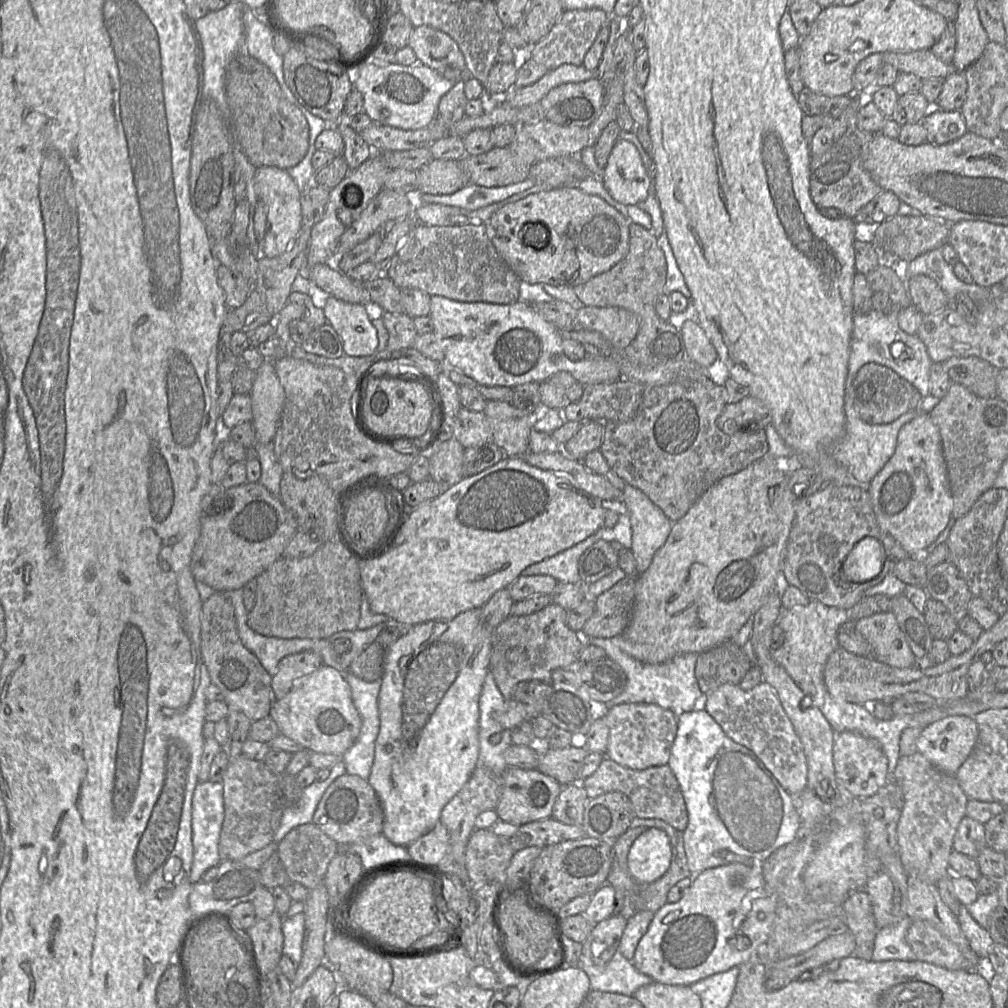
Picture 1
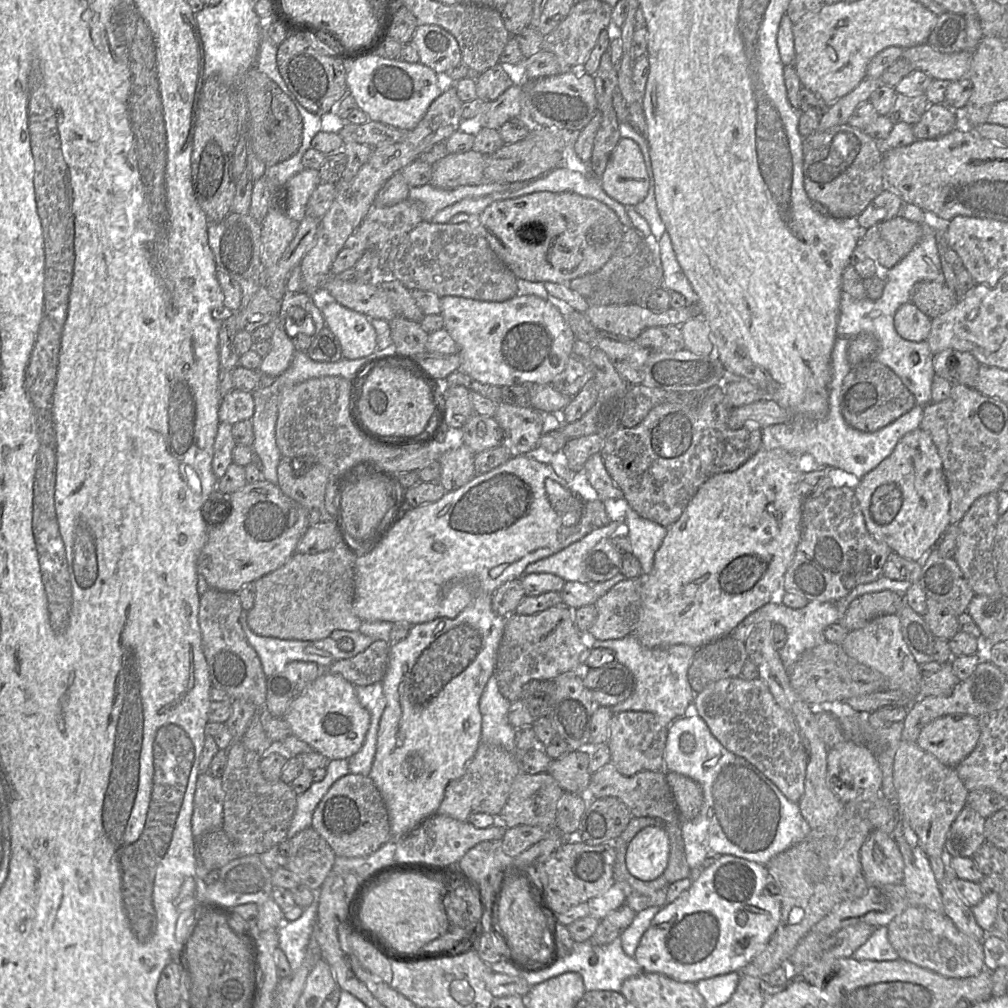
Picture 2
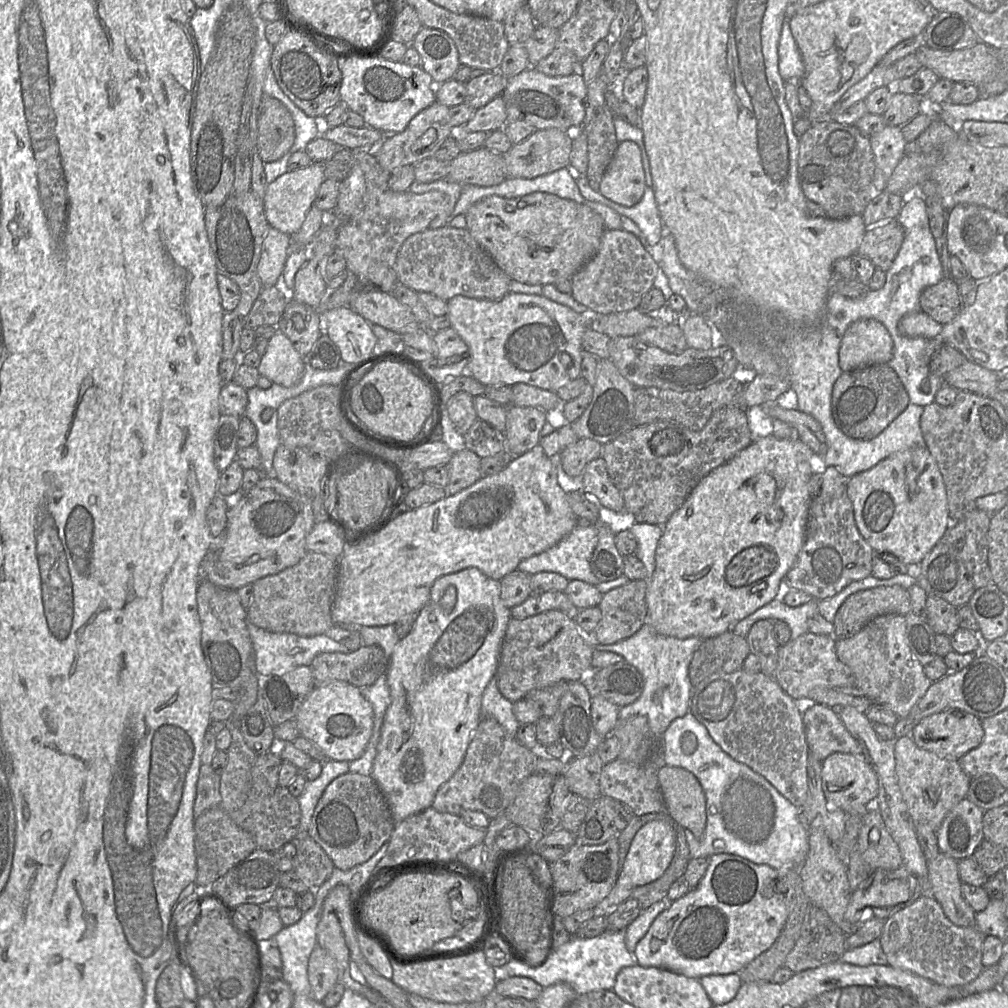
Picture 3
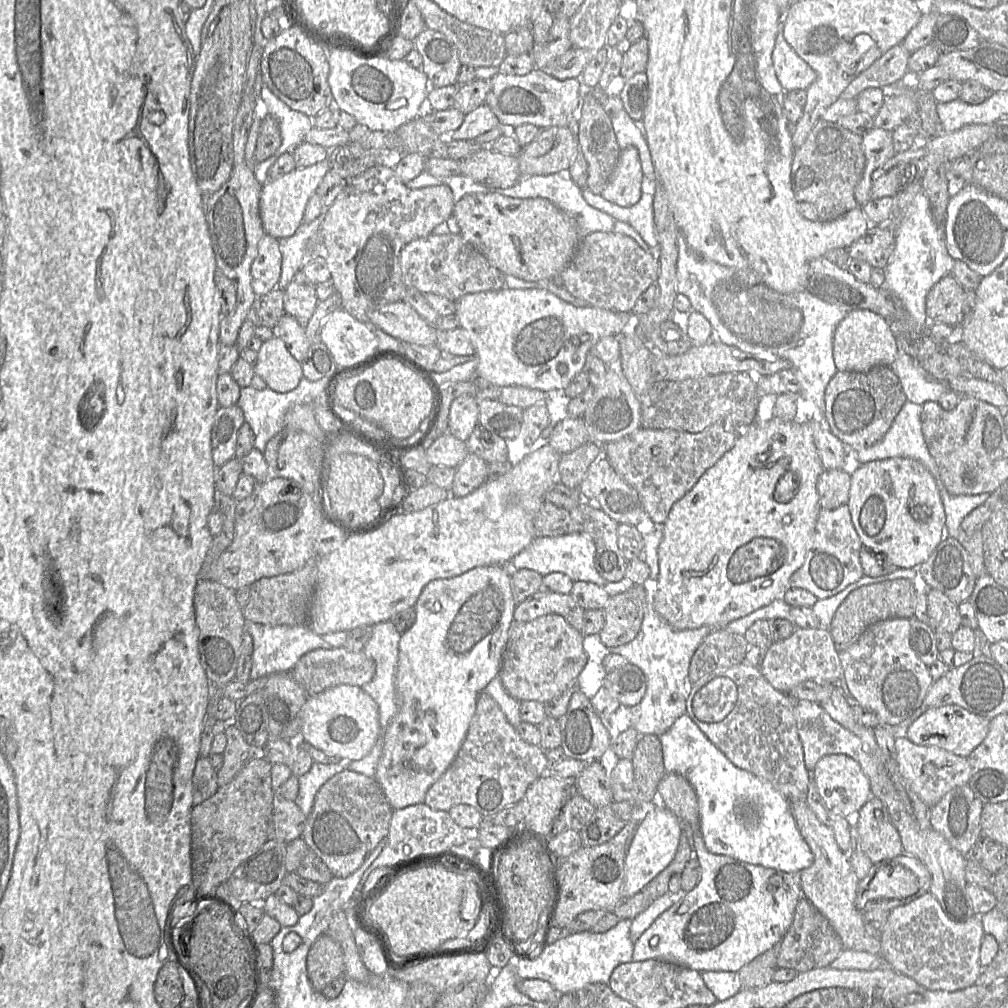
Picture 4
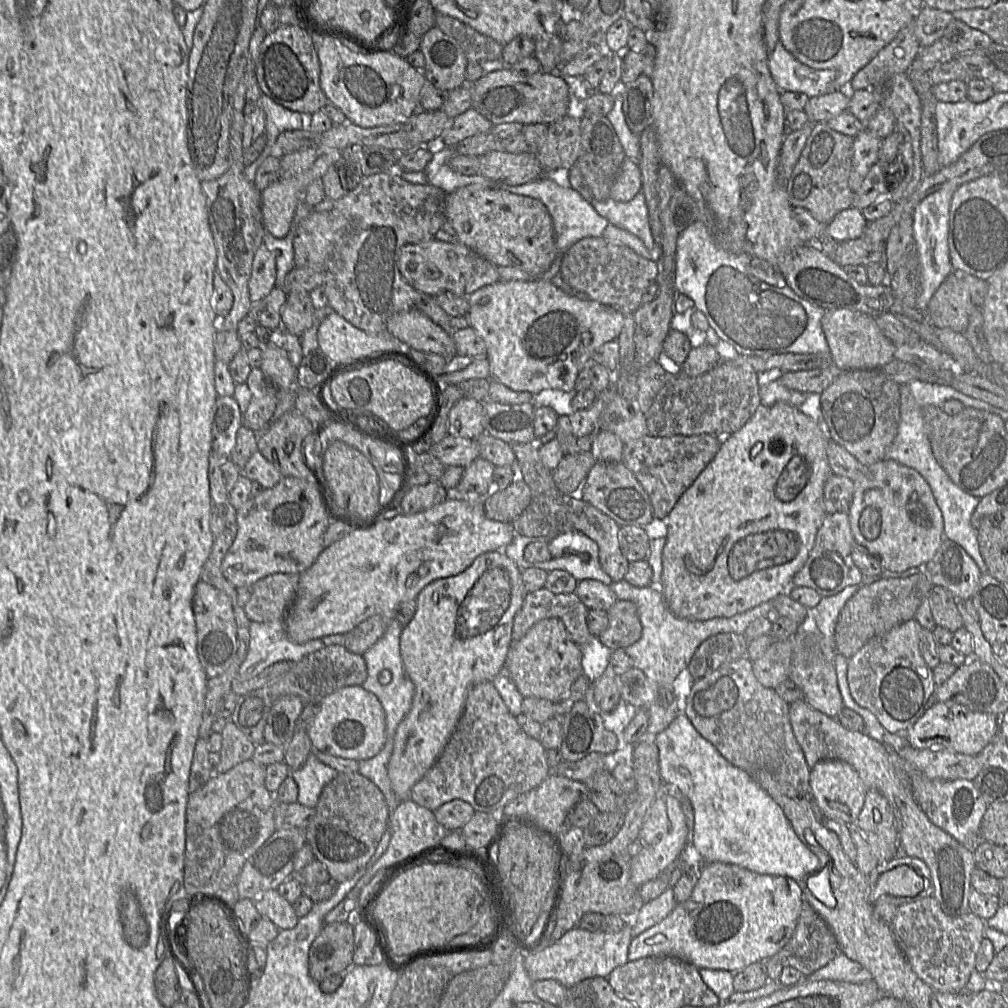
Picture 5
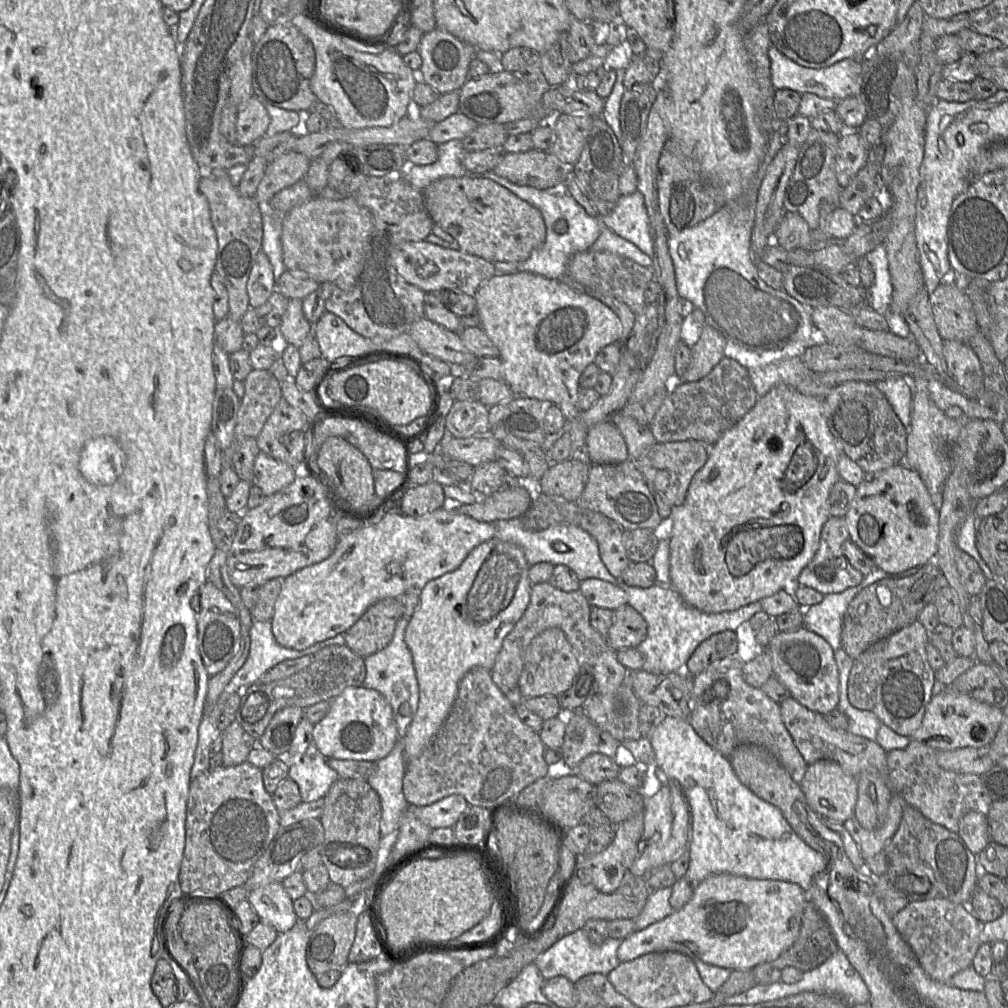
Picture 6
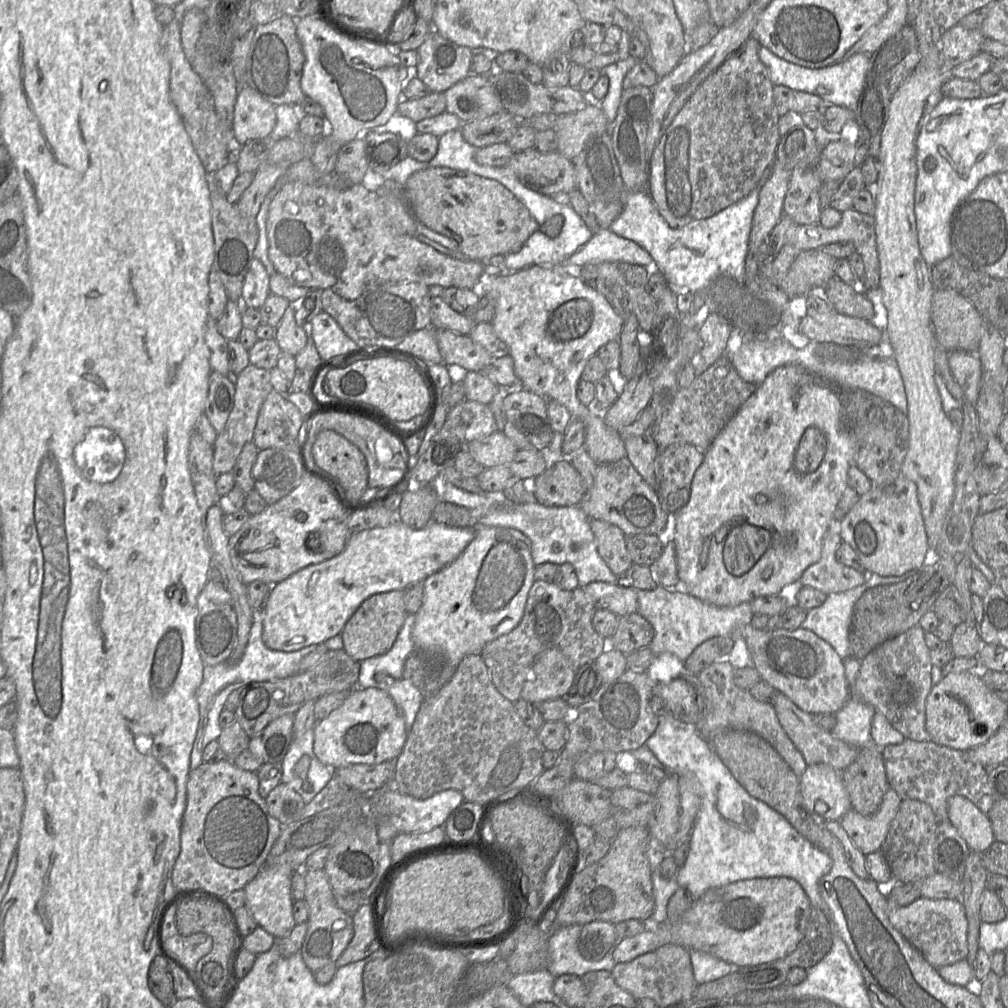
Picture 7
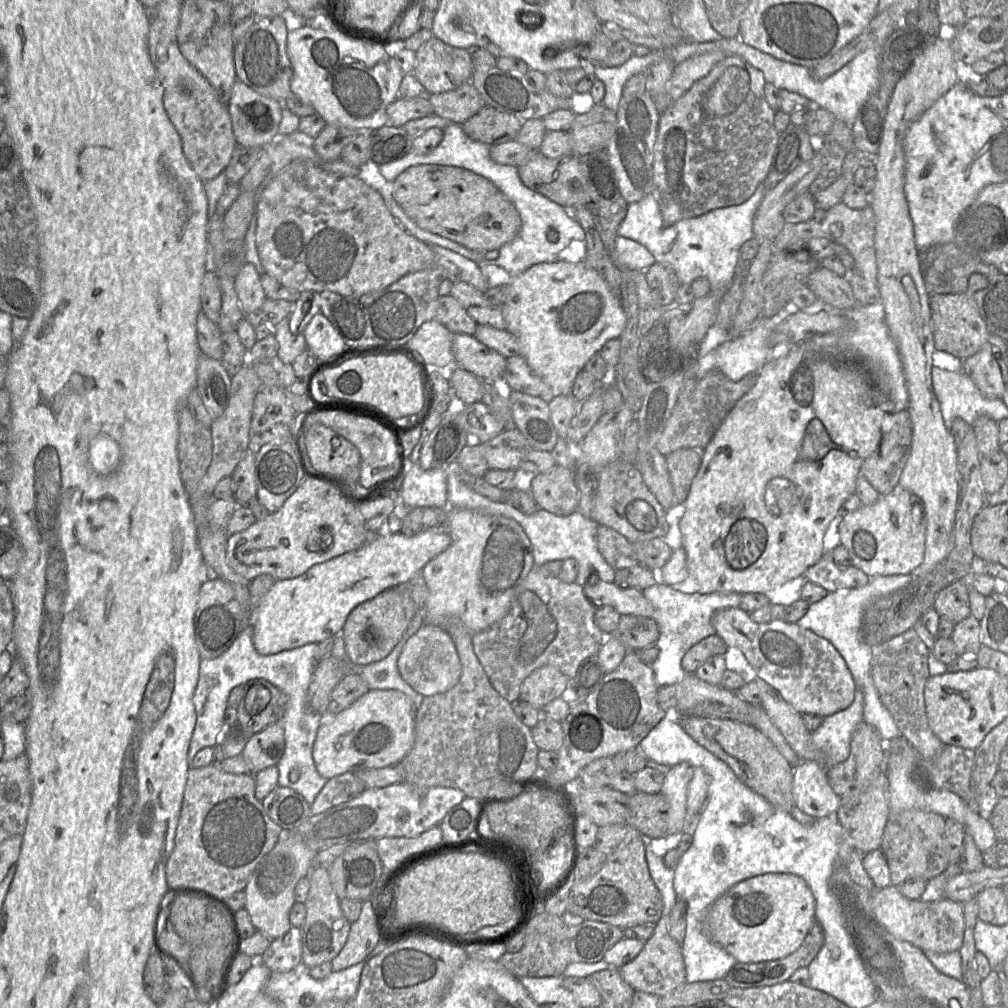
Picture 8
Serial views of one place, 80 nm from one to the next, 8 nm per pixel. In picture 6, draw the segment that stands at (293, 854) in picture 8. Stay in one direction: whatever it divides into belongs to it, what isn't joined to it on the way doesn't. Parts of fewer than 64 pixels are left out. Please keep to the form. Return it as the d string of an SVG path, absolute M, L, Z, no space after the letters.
M270 883L250 890L247 900L260 920L274 927L278 933L289 931L298 921L293 900L282 883Z

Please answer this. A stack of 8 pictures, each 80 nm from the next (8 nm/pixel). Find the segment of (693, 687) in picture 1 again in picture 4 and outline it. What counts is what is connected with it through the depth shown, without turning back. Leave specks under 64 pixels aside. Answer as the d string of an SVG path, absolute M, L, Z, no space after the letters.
M650 590L649 602L647 603L647 607L645 609L644 617L643 617L643 621L642 621L642 625L641 625L641 629L640 629L639 633L637 634L637 636L631 642L629 642L625 645L609 648L610 653L619 654L619 655L625 657L627 659L628 663L639 667L646 677L647 688L646 688L646 693L645 693L643 699L641 700L641 702L639 704L630 708L631 709L631 725L638 731L638 733L640 735L648 735L649 734L649 735L660 736L663 733L665 733L667 730L669 730L671 728L671 726L674 724L674 722L679 717L686 714L686 700L687 700L690 693L688 691L686 691L686 689L685 689L685 679L687 676L689 676L690 661L691 661L691 658L692 658L693 654L695 653L696 649L698 648L698 646L701 644L701 642L704 640L704 638L706 636L708 636L713 630L714 630L714 628L709 628L706 626L700 627L697 629L689 629L689 630L676 630L676 629L672 628L655 611L655 609L651 603L651 590Z

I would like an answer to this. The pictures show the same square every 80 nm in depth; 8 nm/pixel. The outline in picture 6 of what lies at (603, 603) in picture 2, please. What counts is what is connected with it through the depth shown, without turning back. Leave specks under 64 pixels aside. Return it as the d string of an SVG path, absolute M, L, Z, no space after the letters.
M629 604L617 608L613 623L605 637L609 649L636 648L647 636L647 622Z

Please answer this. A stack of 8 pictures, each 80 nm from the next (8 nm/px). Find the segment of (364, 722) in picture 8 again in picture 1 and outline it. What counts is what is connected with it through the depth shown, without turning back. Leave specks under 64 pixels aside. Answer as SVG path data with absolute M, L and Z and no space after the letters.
M323 664L311 674L296 679L292 689L280 700L274 700L269 716L278 725L280 733L310 752L343 754L355 743L361 729L361 717L354 706L350 685L338 670Z

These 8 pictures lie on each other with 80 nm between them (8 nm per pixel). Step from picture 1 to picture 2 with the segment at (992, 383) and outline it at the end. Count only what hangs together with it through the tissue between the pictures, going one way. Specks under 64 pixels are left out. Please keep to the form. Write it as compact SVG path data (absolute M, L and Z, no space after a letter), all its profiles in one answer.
M946 349L933 356L935 375L945 378L952 384L974 389L980 365L972 354L955 349Z

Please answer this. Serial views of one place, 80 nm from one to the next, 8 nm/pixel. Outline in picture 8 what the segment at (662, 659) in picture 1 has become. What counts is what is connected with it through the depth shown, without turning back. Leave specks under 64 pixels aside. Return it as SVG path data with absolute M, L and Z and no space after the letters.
M800 344L781 357L769 360L758 371L757 382L728 413L711 441L702 451L702 463L694 477L684 508L678 514L679 544L686 552L691 588L701 594L714 592L771 592L786 582L802 576L824 554L824 539L844 502L856 491L863 462L879 447L883 437L883 422L895 407L888 396L872 380L866 366L858 360L836 361L817 355Z

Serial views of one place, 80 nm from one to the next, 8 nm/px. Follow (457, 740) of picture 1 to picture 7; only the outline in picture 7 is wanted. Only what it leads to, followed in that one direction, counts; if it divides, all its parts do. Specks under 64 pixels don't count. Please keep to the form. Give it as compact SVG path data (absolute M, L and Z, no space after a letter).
M476 525L475 537L449 565L428 576L423 603L416 613L412 630L415 649L428 656L424 699L436 694L455 674L467 655L481 655L486 644L511 632L521 621L529 591L535 581L530 539L517 529Z

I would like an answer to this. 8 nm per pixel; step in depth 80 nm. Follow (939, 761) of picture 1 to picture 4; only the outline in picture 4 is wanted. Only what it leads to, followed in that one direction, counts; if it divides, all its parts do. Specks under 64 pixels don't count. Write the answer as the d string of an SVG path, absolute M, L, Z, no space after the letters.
M958 705L929 708L908 726L905 736L920 746L936 746L956 755L967 757L984 740L990 720L969 712Z

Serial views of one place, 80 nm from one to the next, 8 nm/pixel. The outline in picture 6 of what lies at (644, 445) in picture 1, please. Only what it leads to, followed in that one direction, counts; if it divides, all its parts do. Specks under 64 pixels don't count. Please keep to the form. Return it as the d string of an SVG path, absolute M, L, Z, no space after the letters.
M696 440L656 442L644 455L634 461L655 499L662 519L670 517L672 510L684 502L693 476L708 459L710 447Z

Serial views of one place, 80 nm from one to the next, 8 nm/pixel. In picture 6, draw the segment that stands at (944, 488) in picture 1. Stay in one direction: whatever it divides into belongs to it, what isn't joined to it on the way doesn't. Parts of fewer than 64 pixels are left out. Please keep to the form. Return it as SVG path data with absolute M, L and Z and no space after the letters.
M896 464L874 476L867 476L857 487L856 496L844 518L850 539L887 573L901 573L934 560L938 548L939 510L935 508L920 475L907 465Z

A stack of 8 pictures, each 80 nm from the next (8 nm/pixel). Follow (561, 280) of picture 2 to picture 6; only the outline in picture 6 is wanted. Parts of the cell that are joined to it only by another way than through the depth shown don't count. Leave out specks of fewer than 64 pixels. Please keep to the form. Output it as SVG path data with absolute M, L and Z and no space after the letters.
M443 177L423 190L434 225L450 234L461 251L495 262L525 261L546 239L541 212L500 184L484 178Z

